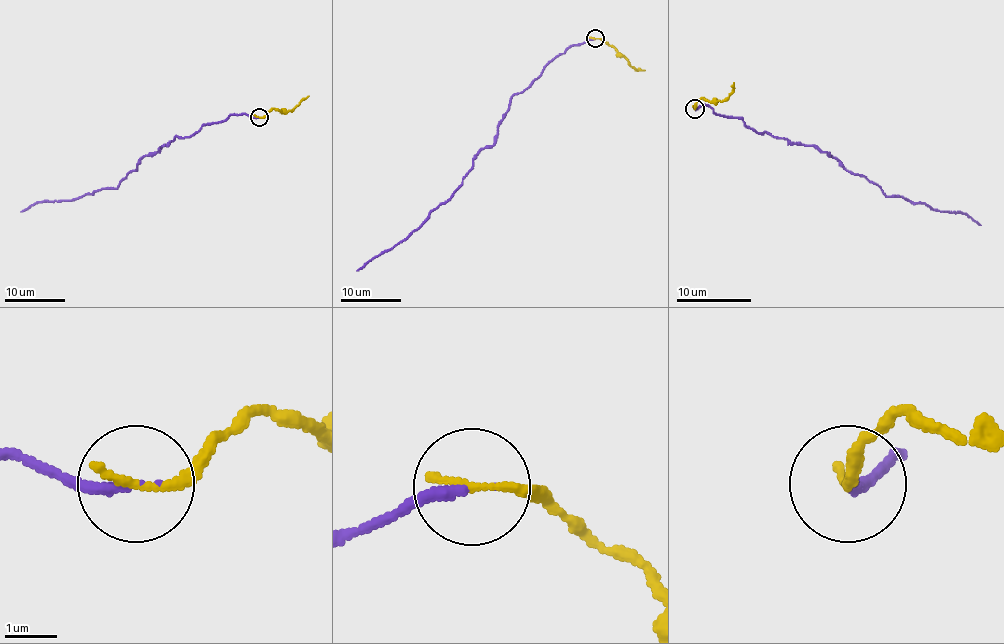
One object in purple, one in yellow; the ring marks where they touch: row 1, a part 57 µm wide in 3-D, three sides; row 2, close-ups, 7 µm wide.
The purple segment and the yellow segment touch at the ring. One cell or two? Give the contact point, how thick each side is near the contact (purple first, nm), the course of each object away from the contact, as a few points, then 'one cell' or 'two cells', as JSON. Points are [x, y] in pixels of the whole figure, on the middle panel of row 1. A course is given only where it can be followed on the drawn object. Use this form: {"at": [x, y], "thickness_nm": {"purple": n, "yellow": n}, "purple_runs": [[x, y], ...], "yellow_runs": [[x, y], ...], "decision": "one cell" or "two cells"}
{"at": [595, 38], "thickness_nm": {"purple": 200, "yellow": 200}, "purple_runs": [[594, 38], [567, 48], [513, 95], [496, 141], [479, 151], [452, 195], [405, 239], [357, 271]], "yellow_runs": [[594, 38], [609, 44], [637, 70], [644, 70]], "decision": "two cells"}

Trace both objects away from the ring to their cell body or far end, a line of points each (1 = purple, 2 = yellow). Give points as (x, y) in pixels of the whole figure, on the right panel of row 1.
1: (694, 108), (707, 104), (757, 132), (821, 149), (888, 195), (964, 212), (981, 225)
2: (694, 108), (701, 99), (724, 100), (733, 89), (733, 82)

